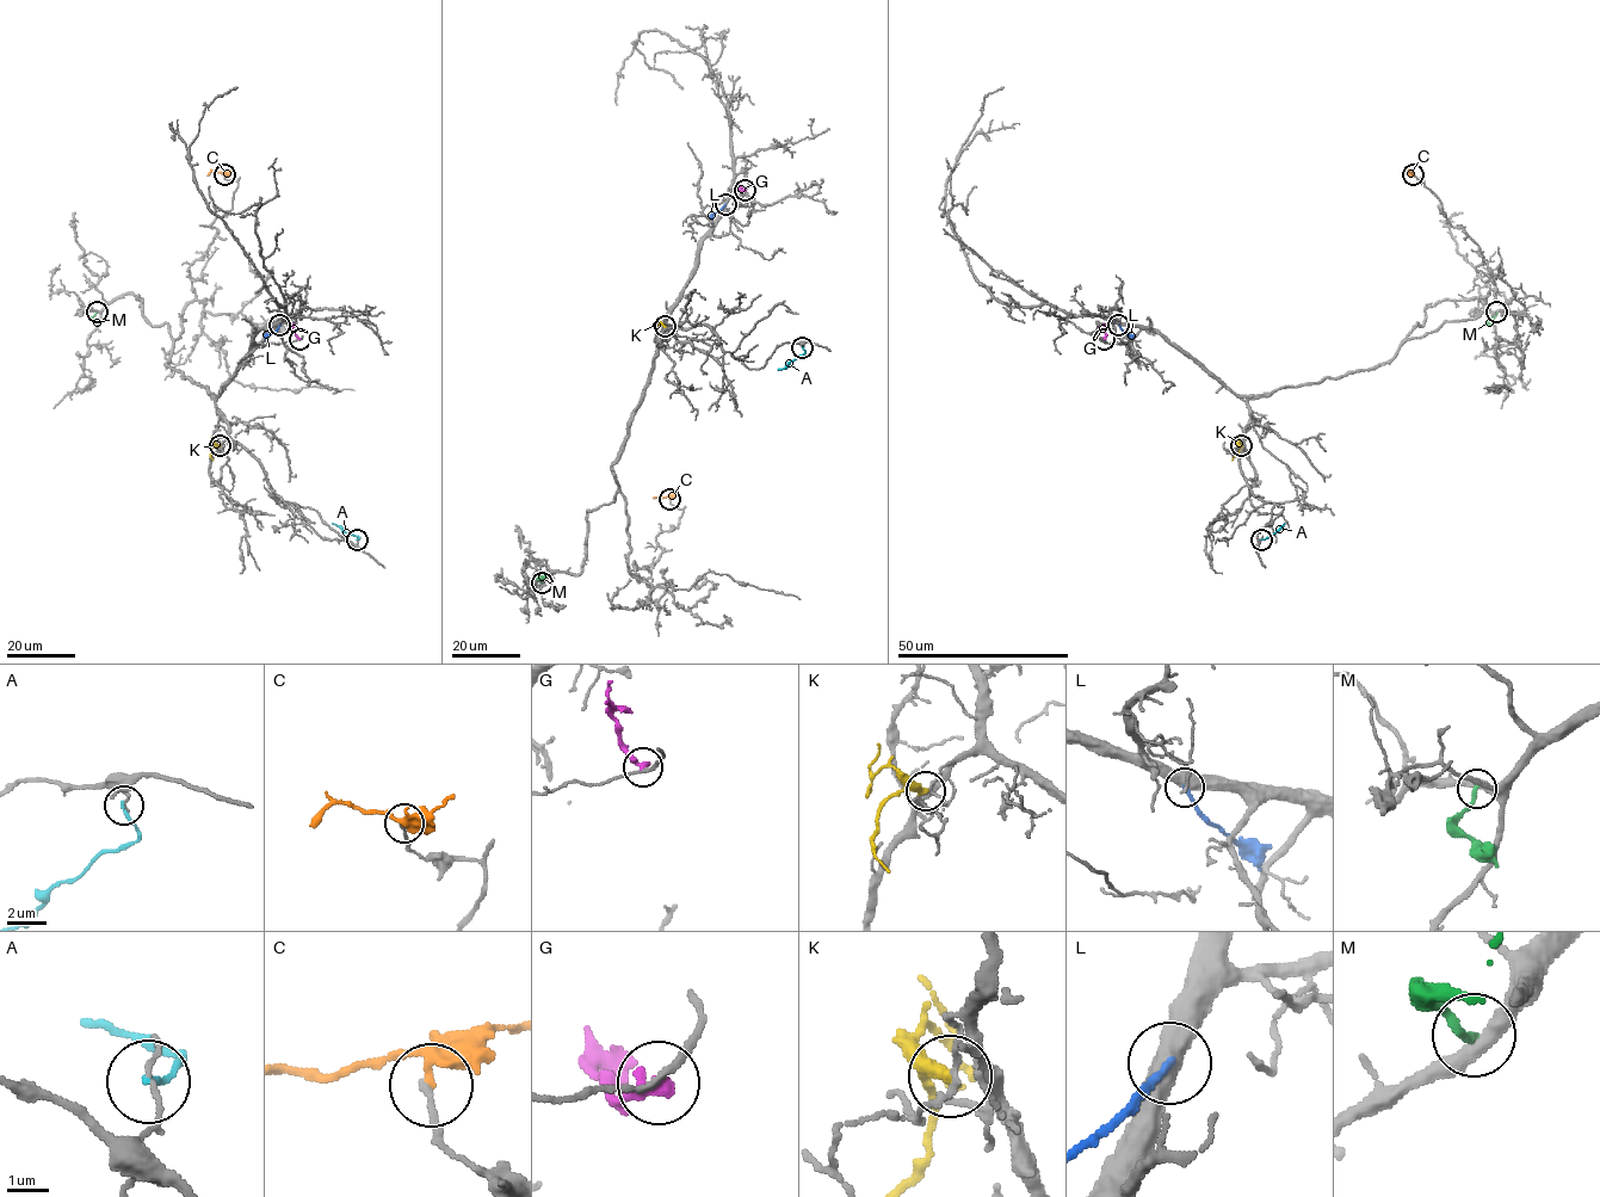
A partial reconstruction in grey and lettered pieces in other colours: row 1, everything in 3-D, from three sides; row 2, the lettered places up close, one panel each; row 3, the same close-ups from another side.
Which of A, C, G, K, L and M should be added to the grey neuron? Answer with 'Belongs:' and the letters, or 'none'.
Belongs: none

